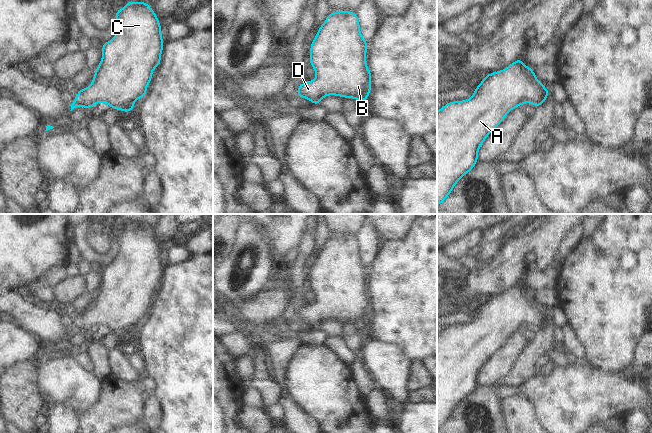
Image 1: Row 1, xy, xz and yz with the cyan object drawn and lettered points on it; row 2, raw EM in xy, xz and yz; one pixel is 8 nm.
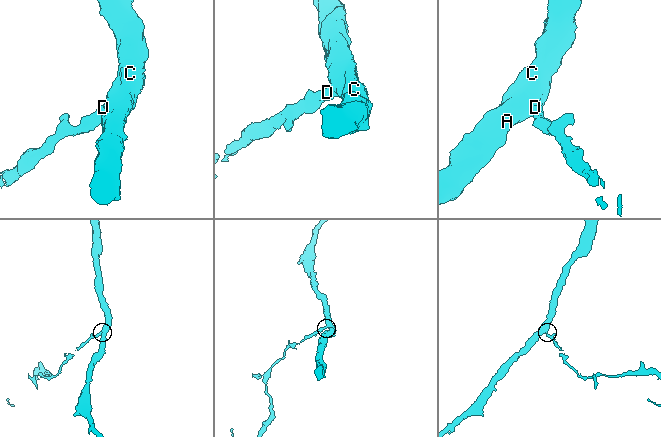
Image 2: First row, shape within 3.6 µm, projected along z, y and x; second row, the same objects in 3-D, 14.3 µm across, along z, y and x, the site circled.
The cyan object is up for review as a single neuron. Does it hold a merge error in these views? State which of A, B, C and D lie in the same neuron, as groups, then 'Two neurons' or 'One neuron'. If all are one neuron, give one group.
Groups: A B C D. One neuron

